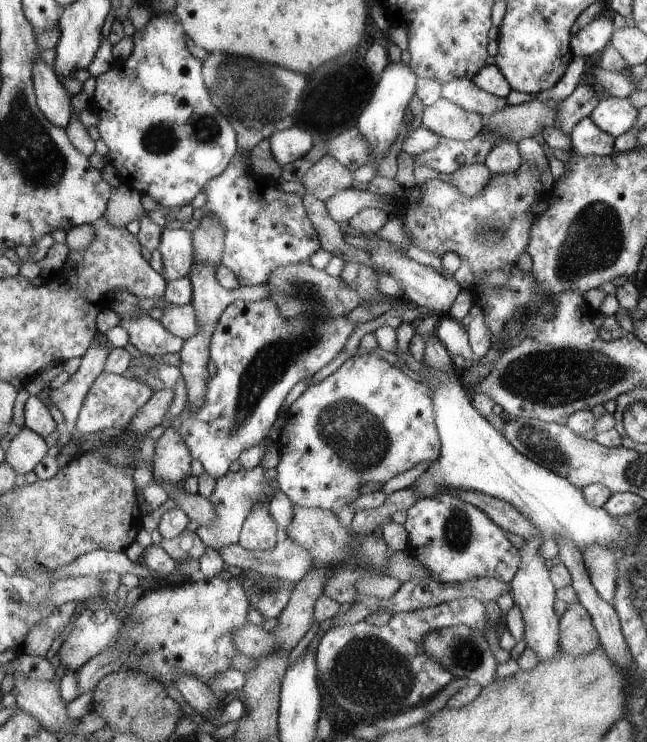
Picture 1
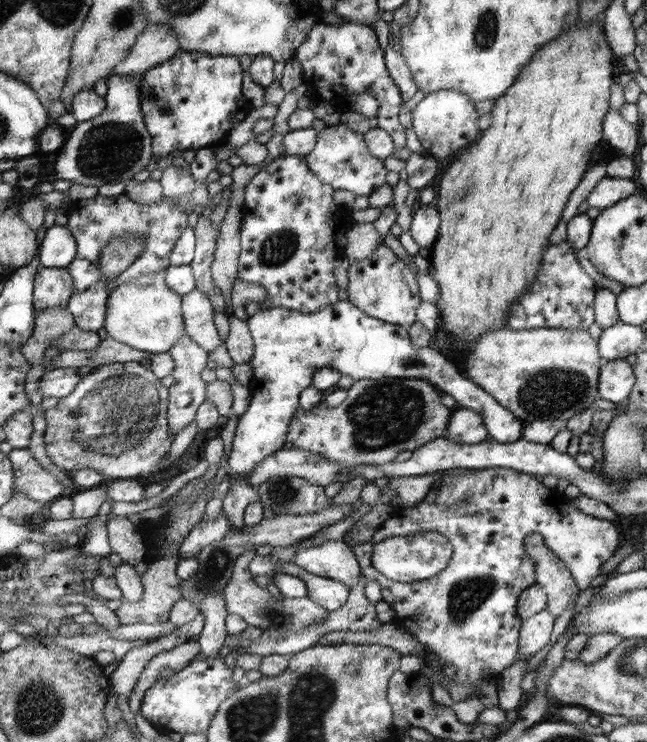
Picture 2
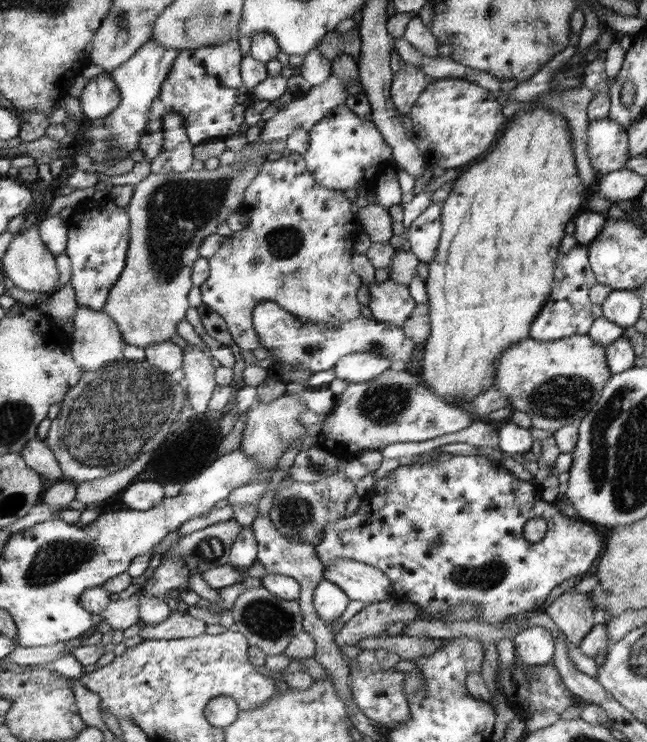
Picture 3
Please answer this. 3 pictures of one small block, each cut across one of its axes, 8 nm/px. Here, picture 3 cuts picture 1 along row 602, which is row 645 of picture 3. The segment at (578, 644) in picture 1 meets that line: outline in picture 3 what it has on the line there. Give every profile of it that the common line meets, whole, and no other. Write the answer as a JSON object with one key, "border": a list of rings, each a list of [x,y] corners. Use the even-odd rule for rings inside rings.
{"border":[[[570,589],[569,591],[560,593],[560,595],[551,602],[551,605],[548,606],[546,611],[542,612],[553,620],[553,623],[556,624],[562,634],[566,635],[565,640],[567,640],[567,642],[578,647],[595,625],[593,617],[594,611],[593,602],[590,600],[587,593]]]}

